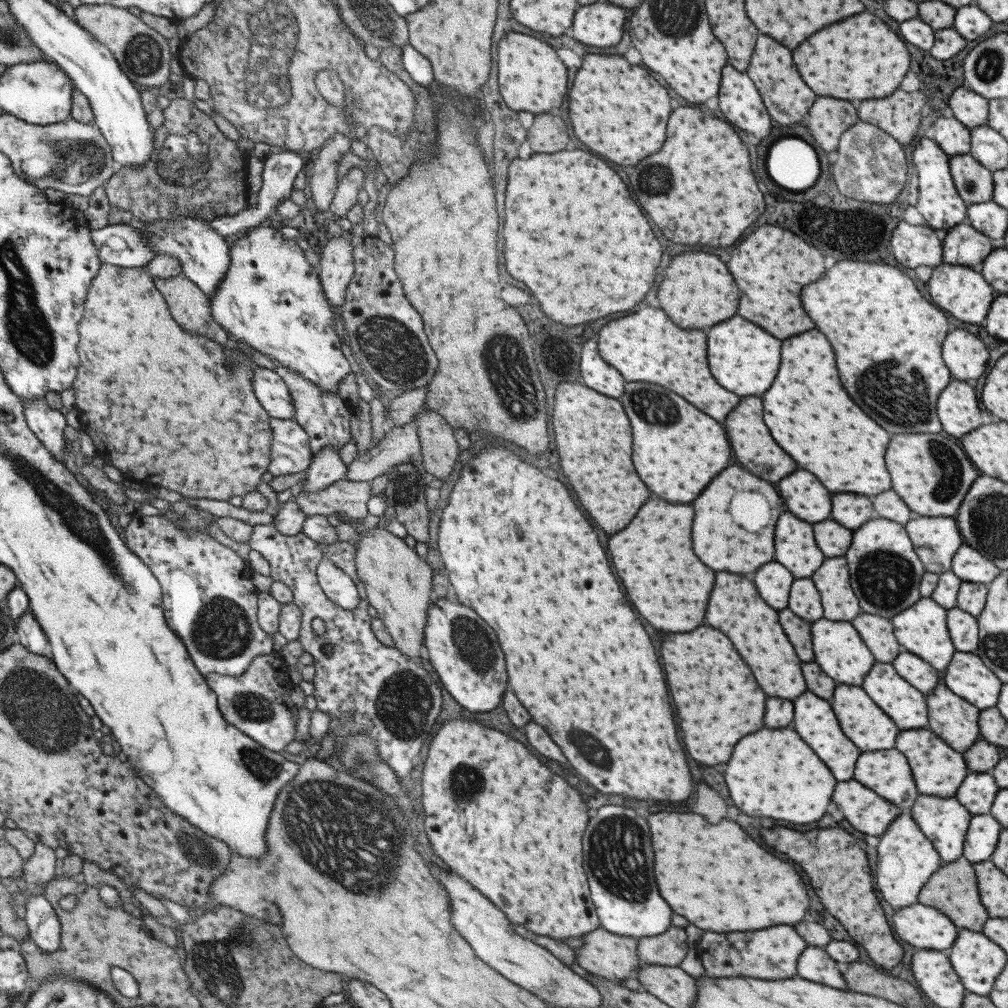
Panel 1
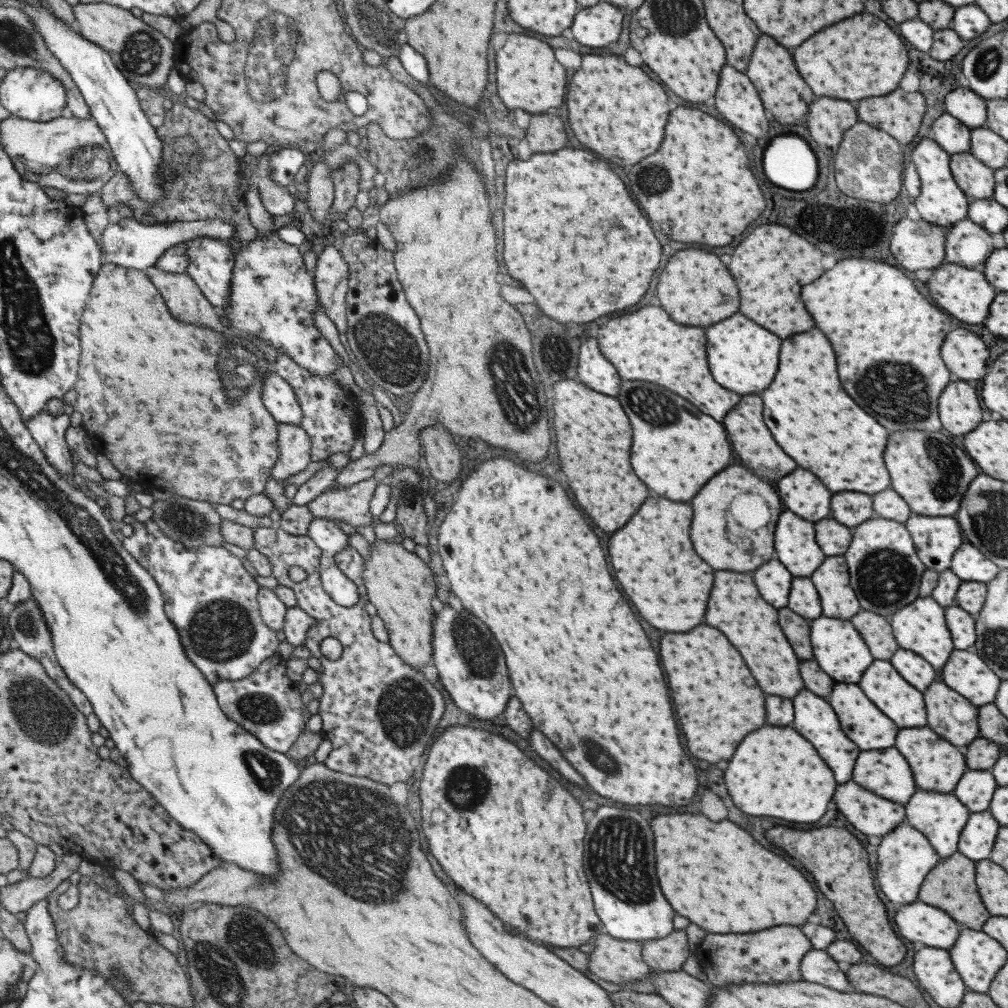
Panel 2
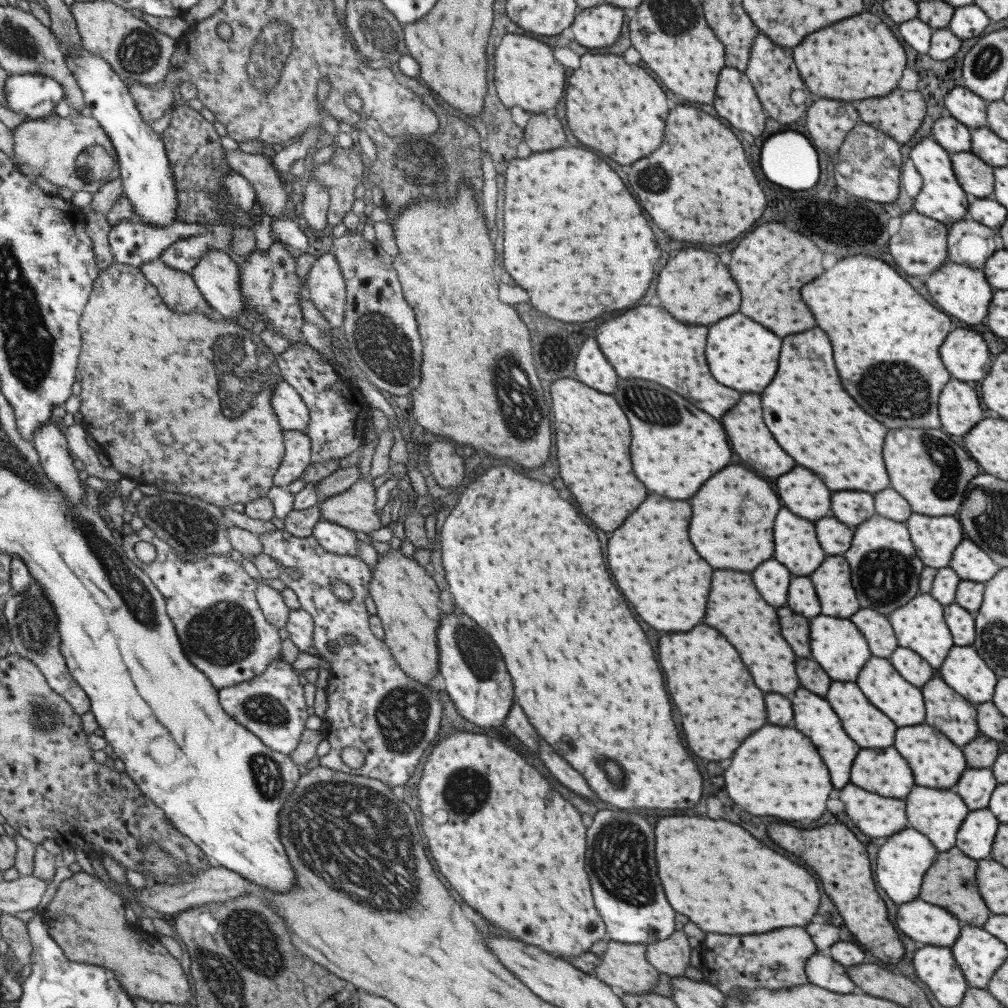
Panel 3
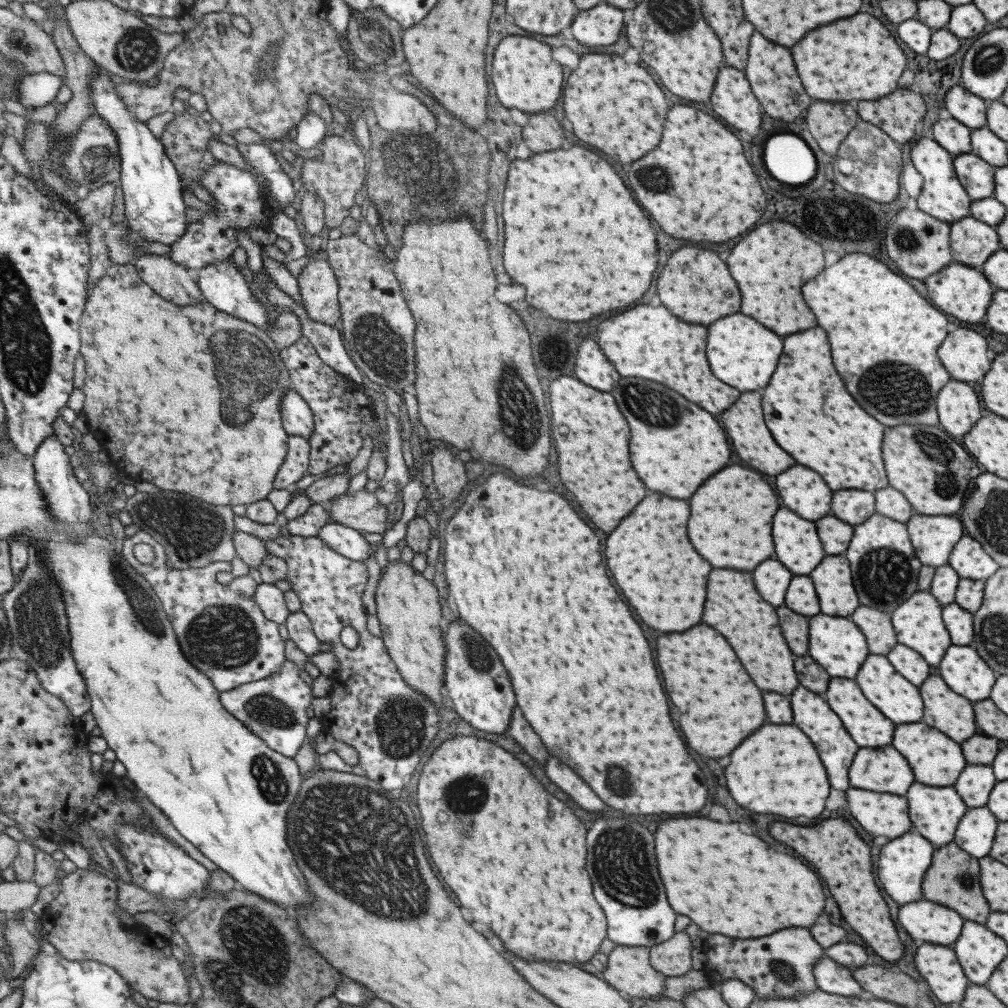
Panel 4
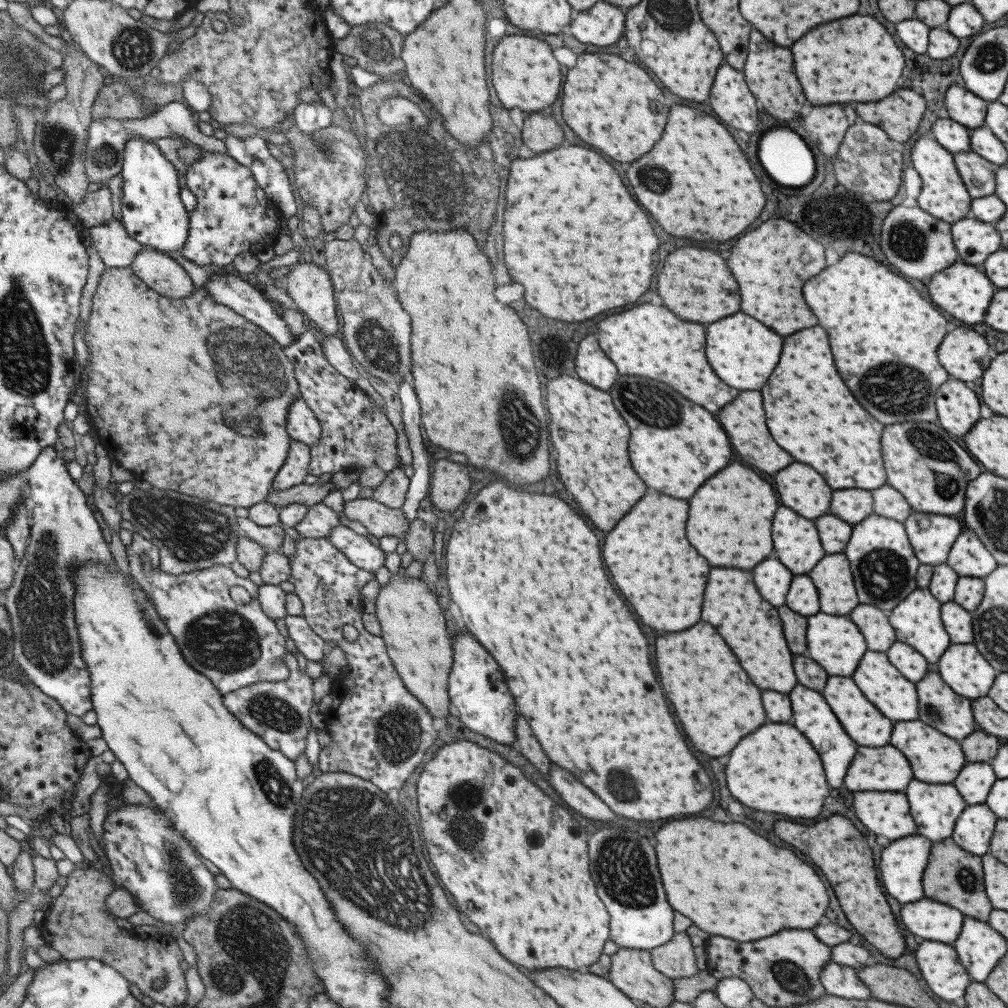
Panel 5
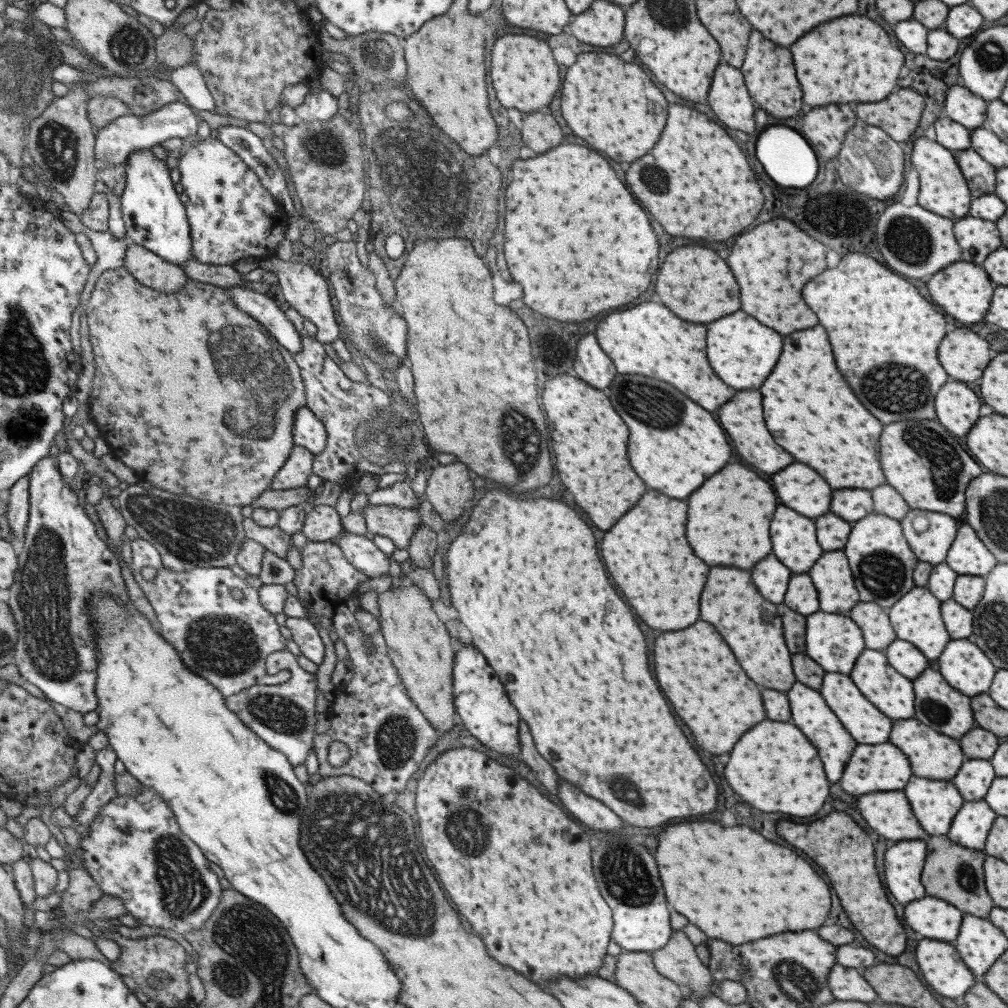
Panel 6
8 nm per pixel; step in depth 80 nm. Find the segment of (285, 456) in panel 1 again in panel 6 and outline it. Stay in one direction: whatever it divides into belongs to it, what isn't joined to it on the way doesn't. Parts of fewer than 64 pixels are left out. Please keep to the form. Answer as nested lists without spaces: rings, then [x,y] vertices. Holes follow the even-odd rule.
[[[295,446],[286,465],[278,473],[271,489],[279,491],[297,490],[307,486],[309,476],[314,474],[315,455],[305,446]]]

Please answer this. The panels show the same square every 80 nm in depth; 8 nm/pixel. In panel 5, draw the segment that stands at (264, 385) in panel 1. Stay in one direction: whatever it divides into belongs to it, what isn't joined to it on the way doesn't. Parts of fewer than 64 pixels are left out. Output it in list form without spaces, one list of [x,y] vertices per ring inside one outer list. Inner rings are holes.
[[[296,397],[287,417],[287,430],[294,441],[307,444],[310,448],[319,446],[322,437],[322,426],[315,411],[302,397]]]

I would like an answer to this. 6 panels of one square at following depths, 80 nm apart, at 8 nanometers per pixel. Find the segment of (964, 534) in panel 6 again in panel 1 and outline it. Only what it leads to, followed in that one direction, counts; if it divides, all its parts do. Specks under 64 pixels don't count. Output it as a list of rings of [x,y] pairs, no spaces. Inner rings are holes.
[[[961,545],[952,556],[950,571],[962,583],[987,585],[994,580],[1001,570],[990,560],[983,558],[974,548]]]

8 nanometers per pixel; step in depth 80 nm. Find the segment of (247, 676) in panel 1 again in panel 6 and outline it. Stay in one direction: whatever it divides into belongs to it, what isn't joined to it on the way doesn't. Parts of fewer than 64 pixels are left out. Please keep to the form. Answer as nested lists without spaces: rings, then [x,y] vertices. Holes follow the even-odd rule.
[[[291,656],[289,670],[293,676],[283,684],[255,685],[226,697],[226,704],[242,717],[243,723],[257,733],[269,745],[279,749],[294,766],[306,762],[313,748],[315,728],[317,728],[317,679],[315,673],[307,672],[299,666],[296,656]]]

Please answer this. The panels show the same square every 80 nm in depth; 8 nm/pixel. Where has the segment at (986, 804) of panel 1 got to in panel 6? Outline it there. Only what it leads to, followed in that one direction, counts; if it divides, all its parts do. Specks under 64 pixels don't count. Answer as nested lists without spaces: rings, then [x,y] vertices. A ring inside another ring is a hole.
[[[964,760],[951,781],[964,801],[981,800],[994,777],[989,760]]]

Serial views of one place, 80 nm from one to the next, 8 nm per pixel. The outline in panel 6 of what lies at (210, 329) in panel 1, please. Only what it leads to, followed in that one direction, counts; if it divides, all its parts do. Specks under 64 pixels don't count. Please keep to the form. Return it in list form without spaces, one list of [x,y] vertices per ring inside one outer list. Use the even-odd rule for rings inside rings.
[[[130,240],[125,267],[148,287],[171,293],[183,290],[188,276],[183,267],[170,263],[150,249]]]

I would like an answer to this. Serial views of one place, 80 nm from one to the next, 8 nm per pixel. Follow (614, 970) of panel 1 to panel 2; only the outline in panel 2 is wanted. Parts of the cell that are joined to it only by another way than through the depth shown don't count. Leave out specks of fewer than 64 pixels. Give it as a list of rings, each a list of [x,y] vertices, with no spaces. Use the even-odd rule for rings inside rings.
[[[605,933],[595,937],[593,944],[587,968],[607,982],[627,986],[653,971],[642,960],[640,942],[615,940]]]

